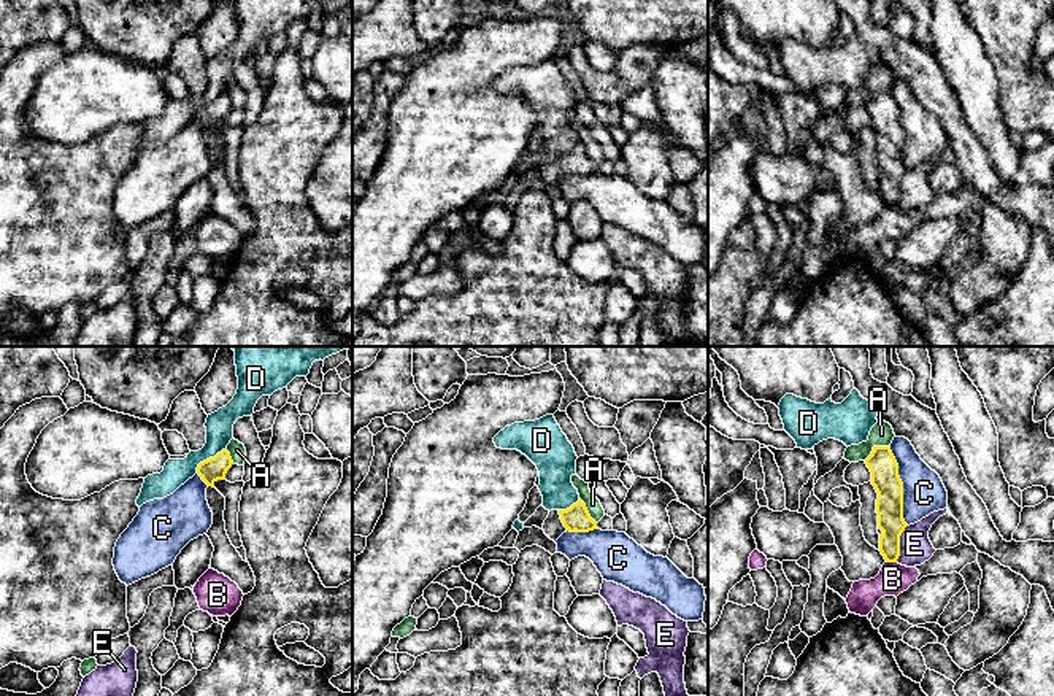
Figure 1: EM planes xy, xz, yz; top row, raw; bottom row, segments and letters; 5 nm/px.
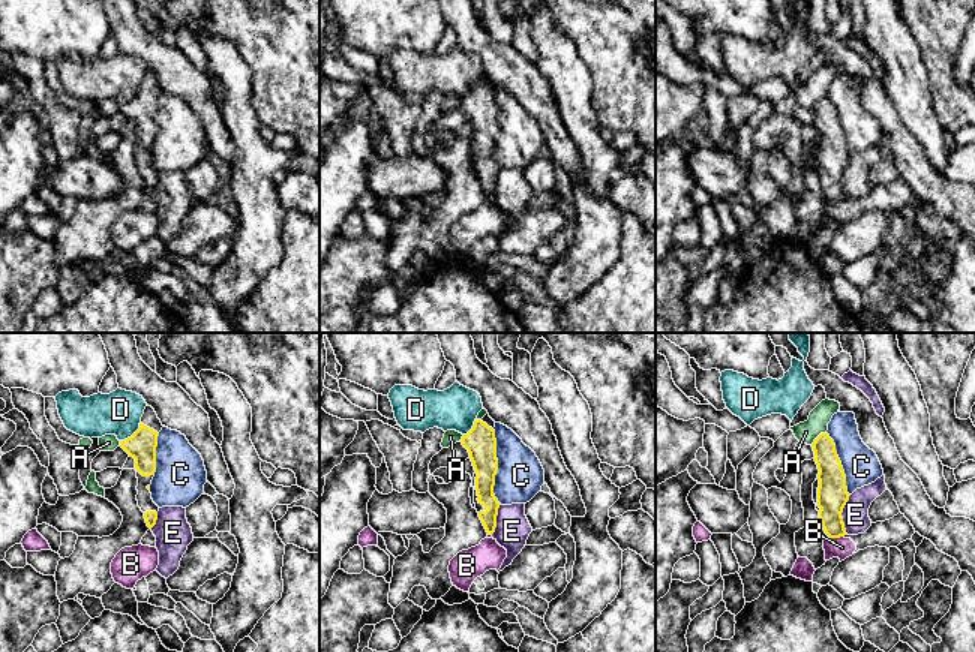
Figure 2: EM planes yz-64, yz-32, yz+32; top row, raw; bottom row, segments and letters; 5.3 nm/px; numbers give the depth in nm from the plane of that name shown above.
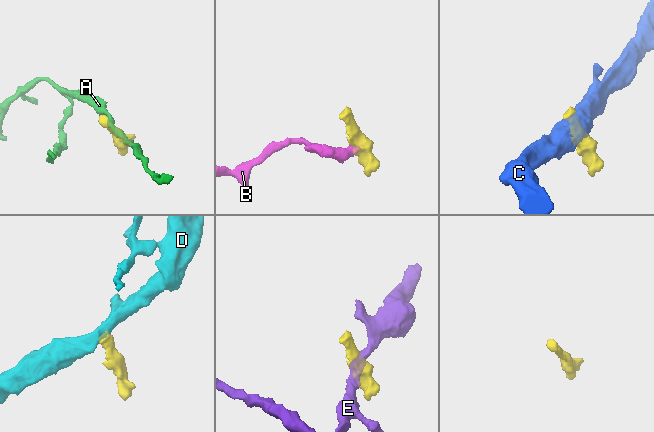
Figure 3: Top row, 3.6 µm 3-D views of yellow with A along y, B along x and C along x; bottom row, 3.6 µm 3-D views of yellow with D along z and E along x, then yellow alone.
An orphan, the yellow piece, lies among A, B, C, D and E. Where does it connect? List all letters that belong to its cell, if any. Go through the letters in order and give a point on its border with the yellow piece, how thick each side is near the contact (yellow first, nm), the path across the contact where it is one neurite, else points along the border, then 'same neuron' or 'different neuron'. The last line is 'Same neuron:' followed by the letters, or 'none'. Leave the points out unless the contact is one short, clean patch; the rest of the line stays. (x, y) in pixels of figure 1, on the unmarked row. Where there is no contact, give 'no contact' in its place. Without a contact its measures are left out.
A: meets yellow in yz at (875, 91); 140 nm thick on the yellow side, 120 nm on the other; border along yz (889, 89), (877, 89), (864, 104); different neuron
B: meets yellow in yz at (891, 205); 130 nm thick on the yellow side, 160 nm on the other; border along yz (886, 204), (896, 207); different neuron
C: meets yellow in yz at (902, 131); 140 nm thick on the yellow side, 220 nm on the other; different neuron
D: meets yellow in xy at (210, 102); 120 nm thick on the yellow side, 140 nm on the other; border along xy (226, 91), (203, 104), (196, 116); different neuron
E: meets yellow in yz at (899, 188); 140 nm thick on the yellow side, 160 nm on the other; border along yz (907, 169), (900, 180), (900, 199), (896, 205); different neuron
Same neuron: none

